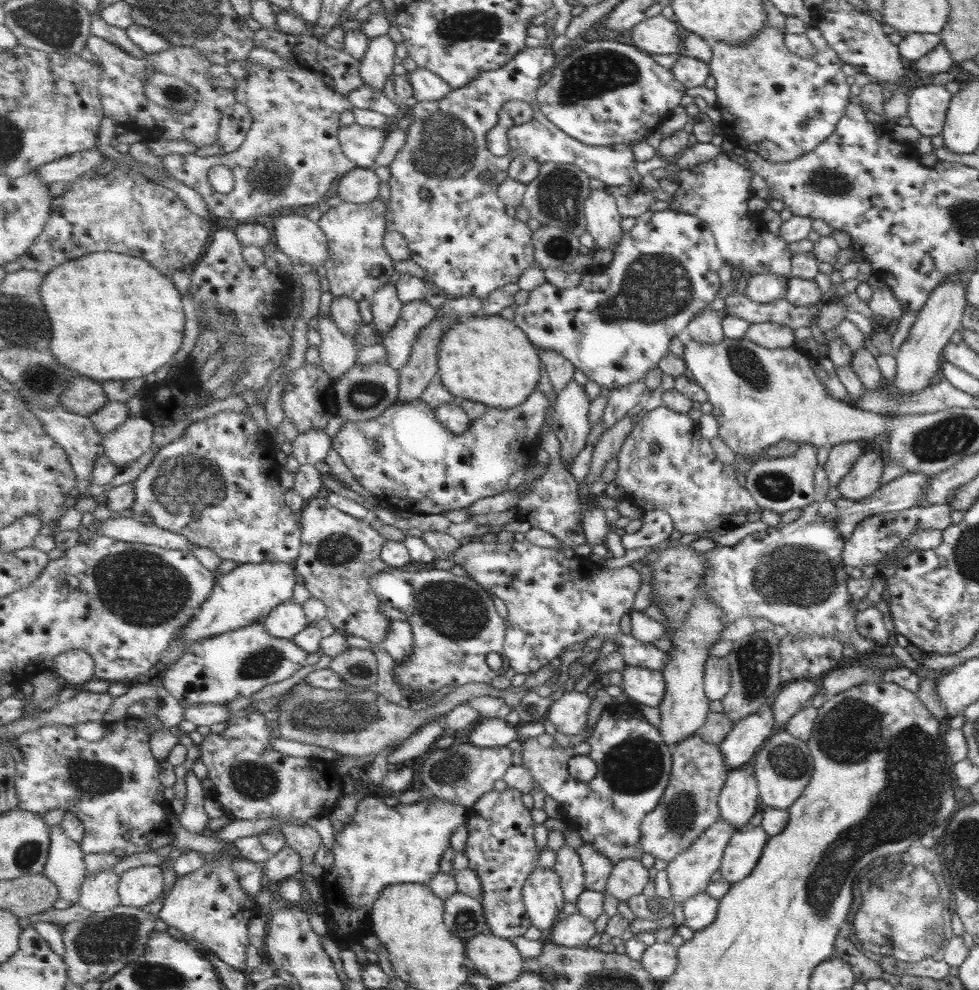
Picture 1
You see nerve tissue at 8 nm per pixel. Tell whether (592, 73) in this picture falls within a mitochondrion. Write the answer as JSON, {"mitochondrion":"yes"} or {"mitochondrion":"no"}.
{"mitochondrion":"yes"}

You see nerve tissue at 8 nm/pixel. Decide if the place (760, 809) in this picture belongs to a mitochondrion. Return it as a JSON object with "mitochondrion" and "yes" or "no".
{"mitochondrion":"no"}

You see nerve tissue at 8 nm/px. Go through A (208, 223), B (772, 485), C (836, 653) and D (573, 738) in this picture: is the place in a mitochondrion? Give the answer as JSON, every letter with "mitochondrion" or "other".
{"A":"other","B":"mitochondrion","C":"other","D":"other"}

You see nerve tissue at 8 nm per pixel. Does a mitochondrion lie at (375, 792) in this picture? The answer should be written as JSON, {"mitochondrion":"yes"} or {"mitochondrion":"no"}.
{"mitochondrion":"no"}

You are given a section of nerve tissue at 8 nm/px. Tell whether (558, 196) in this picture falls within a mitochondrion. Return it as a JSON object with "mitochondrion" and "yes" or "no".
{"mitochondrion":"yes"}

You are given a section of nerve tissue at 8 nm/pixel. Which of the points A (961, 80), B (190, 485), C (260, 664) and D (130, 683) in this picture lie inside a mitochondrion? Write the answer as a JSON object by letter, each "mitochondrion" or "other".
{"A":"other","B":"mitochondrion","C":"mitochondrion","D":"other"}

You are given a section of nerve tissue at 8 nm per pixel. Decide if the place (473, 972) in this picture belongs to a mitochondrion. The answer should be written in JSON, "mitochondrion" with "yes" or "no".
{"mitochondrion":"no"}

